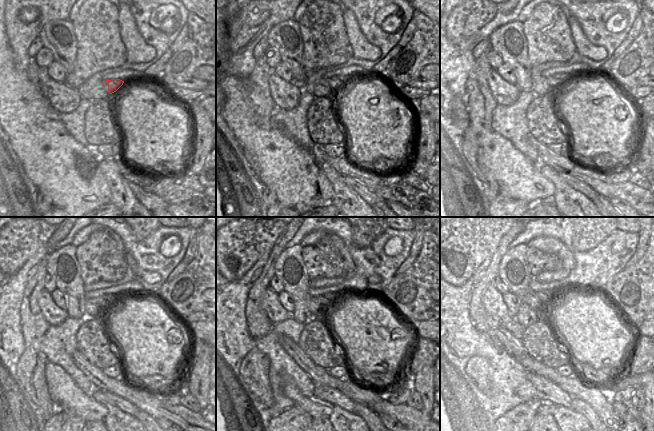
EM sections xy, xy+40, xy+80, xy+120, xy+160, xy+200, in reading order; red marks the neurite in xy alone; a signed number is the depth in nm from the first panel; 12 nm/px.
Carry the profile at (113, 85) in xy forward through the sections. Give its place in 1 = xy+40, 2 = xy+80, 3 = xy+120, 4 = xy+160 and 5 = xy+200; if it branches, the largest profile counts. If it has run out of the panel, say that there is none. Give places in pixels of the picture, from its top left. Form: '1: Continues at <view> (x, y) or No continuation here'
1: Continues at xy+40 (335, 82)
2: Continues at xy+80 (555, 80)
3: Continues at xy+120 (103, 301)
4: Continues at xy+160 (326, 299)
5: Continues at xy+200 (533, 299).

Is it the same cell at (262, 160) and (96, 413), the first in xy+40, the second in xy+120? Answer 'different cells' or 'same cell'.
same cell

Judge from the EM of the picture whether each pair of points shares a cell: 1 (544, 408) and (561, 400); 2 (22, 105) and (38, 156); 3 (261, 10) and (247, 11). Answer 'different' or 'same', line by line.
1: different
2: same
3: same

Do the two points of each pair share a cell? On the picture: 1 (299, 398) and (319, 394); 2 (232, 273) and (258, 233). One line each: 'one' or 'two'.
1: two
2: one

